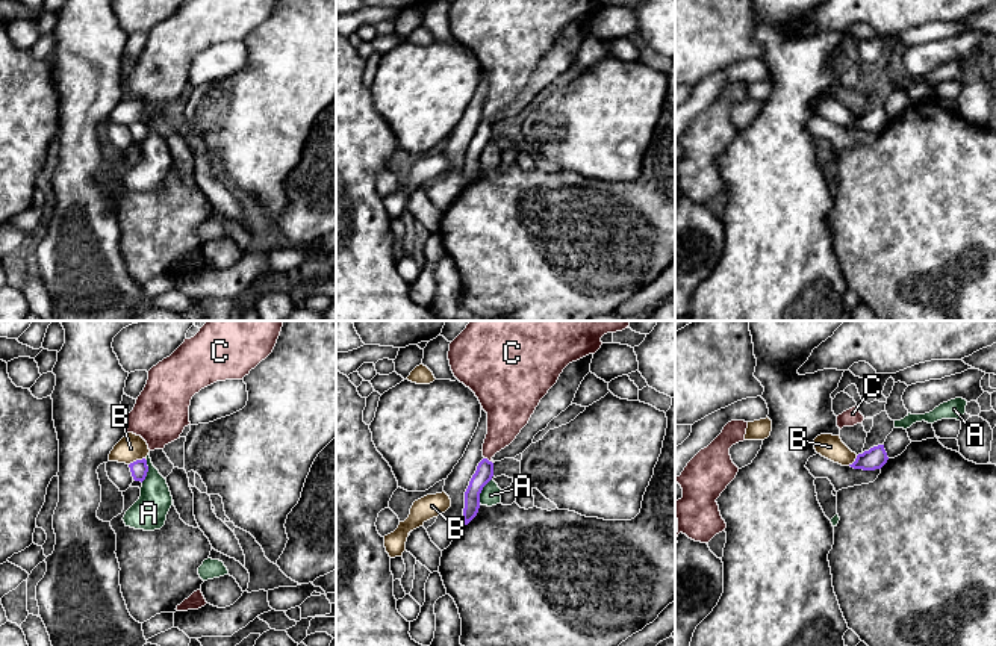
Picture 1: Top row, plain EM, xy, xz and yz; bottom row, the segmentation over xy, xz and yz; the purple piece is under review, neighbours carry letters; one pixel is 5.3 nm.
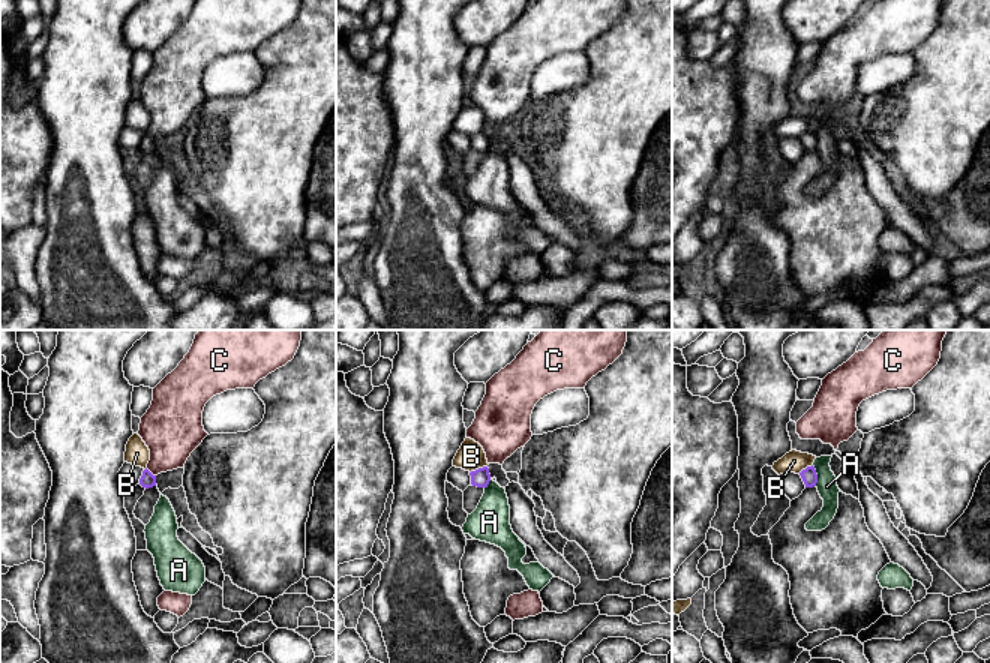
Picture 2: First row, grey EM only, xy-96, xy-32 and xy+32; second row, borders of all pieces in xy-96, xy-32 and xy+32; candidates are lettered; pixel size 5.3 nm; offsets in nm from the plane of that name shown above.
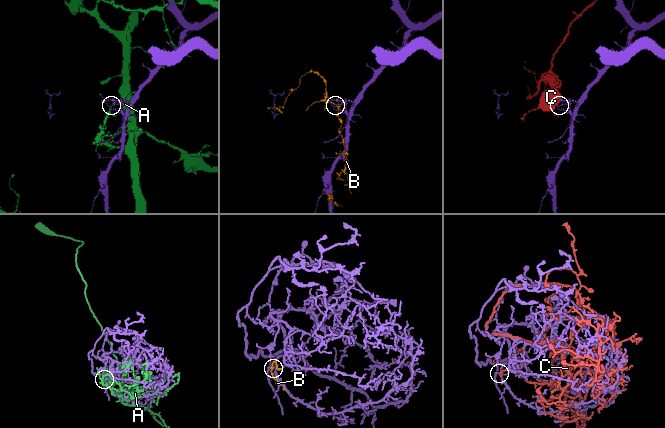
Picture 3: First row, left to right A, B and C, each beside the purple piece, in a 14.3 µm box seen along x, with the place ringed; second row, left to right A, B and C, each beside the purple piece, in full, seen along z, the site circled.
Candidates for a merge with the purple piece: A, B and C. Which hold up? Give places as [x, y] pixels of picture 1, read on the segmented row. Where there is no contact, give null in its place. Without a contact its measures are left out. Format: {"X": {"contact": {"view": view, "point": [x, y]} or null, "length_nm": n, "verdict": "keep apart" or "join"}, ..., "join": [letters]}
{"A": {"contact": {"view": "xz", "point": [482, 489]}, "length_nm": 150, "verdict": "keep apart"}, "B": {"contact": {"view": "xy", "point": [136, 460]}, "length_nm": 100, "verdict": "join"}, "C": {"contact": {"view": "xz", "point": [488, 460]}, "length_nm": 60, "verdict": "keep apart"}, "join": ["B"]}

